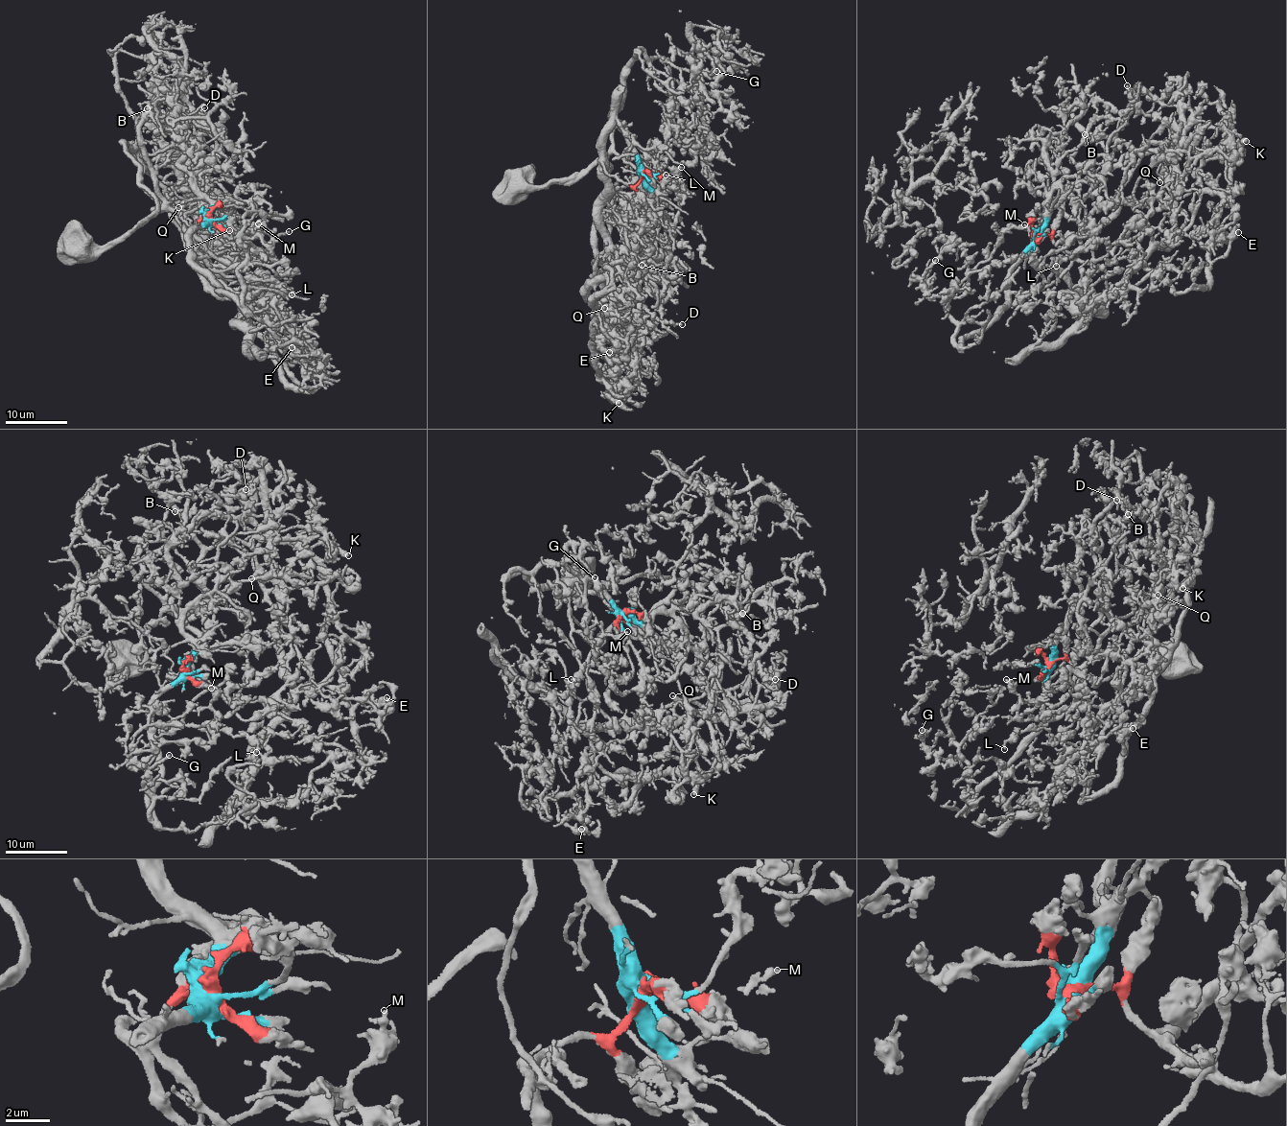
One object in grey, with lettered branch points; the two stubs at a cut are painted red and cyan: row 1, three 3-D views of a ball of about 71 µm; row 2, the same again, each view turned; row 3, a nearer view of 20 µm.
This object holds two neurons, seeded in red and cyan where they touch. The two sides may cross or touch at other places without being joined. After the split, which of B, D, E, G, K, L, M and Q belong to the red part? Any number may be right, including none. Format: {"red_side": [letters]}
{"red_side": ["B", "D", "E", "K", "Q"]}

